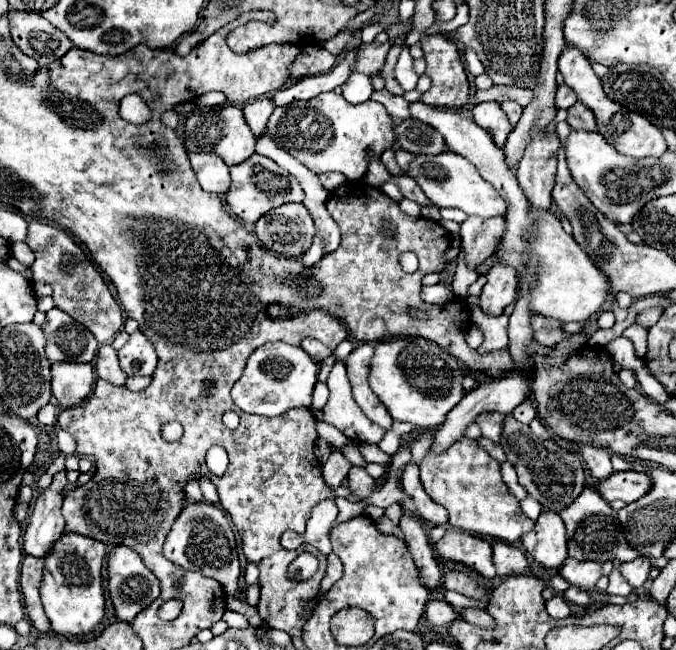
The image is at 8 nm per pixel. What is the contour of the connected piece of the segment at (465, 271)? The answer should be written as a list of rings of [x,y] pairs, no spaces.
[[[461,249],[457,257],[456,272],[451,284],[454,295],[462,298],[466,297],[467,289],[477,280],[478,276],[475,270],[468,267],[465,261],[465,252]]]

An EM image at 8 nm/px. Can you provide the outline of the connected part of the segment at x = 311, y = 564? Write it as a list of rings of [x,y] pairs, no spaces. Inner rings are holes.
[[[301,553],[291,565],[289,565],[289,577],[295,581],[305,581],[317,571],[317,559],[311,553]]]

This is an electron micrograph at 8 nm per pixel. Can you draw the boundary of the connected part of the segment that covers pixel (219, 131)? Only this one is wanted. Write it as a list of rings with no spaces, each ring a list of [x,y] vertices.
[[[225,105],[223,109],[211,109],[203,113],[193,113],[185,121],[185,149],[193,153],[215,153],[227,165],[237,165],[249,159],[255,153],[255,135],[243,119],[243,111],[239,107]]]

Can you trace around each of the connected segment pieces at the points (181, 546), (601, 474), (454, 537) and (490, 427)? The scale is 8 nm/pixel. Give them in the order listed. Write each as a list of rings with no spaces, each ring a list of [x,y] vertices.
[[[203,501],[185,505],[171,531],[167,533],[163,555],[187,571],[201,571],[203,575],[217,579],[227,595],[237,593],[237,579],[241,573],[237,543],[227,515],[217,505],[209,505]]]
[[[579,445],[579,453],[583,457],[583,461],[587,463],[591,475],[595,479],[607,479],[613,469],[611,469],[611,453],[607,449],[599,449],[599,447],[589,447],[589,445]]]
[[[449,529],[435,543],[435,551],[441,559],[463,563],[477,571],[485,579],[495,577],[495,565],[491,561],[491,543],[465,531]]]
[[[483,413],[483,415],[475,417],[475,423],[481,427],[483,437],[497,443],[501,437],[501,431],[503,431],[503,419],[505,419],[505,415],[501,415],[501,413]]]

